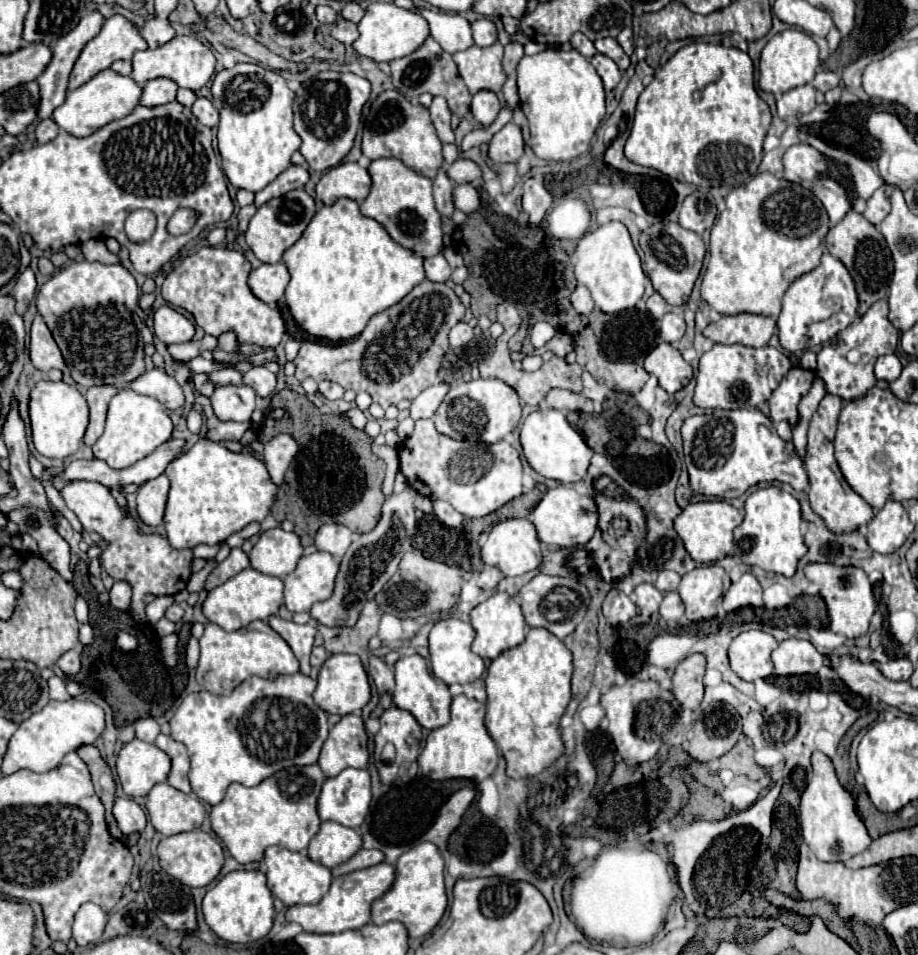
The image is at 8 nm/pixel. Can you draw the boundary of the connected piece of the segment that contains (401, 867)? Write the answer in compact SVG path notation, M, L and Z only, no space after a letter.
M419 843L409 849L395 865L395 881L391 889L373 901L371 923L383 925L387 921L399 921L409 931L409 939L423 937L439 923L447 907L445 883L443 883L443 859L433 843Z

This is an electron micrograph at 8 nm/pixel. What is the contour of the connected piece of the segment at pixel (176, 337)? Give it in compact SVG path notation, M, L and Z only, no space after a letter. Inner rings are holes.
M163 305L163 307L155 309L155 313L153 313L153 327L155 327L155 335L165 345L191 341L193 335L195 335L193 323L185 315L181 315L173 307L169 307L169 305Z

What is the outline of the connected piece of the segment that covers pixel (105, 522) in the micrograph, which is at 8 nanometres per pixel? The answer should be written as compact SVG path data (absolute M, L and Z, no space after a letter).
M67 481L61 487L61 497L65 499L67 507L79 517L85 531L95 531L107 541L107 549L101 555L103 569L117 581L127 581L133 587L133 599L131 599L131 617L135 623L145 621L145 603L143 597L147 593L153 595L175 595L187 587L189 575L191 575L191 561L193 553L191 549L177 551L169 545L169 541L161 535L141 535L133 517L123 517L121 507L115 505L115 499L111 491L101 483L91 481Z

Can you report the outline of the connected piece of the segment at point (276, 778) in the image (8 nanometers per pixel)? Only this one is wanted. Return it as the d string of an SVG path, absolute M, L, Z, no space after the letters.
M313 763L281 769L255 787L233 783L223 801L213 807L209 815L211 827L239 863L261 861L263 851L269 845L283 845L289 851L305 851L321 825L317 815L317 797L323 781L325 775L321 767Z

